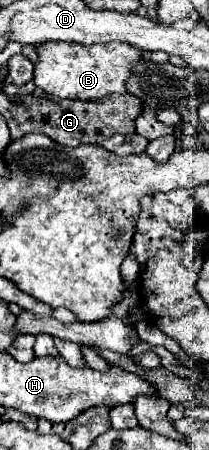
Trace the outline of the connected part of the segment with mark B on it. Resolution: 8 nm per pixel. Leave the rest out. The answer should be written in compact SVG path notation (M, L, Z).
M52 41L42 43L36 49L38 63L34 67L34 83L52 97L72 99L72 101L100 101L102 97L114 93L128 93L126 81L134 73L134 65L142 61L146 51L134 49L126 43L108 43L108 45L80 45Z

